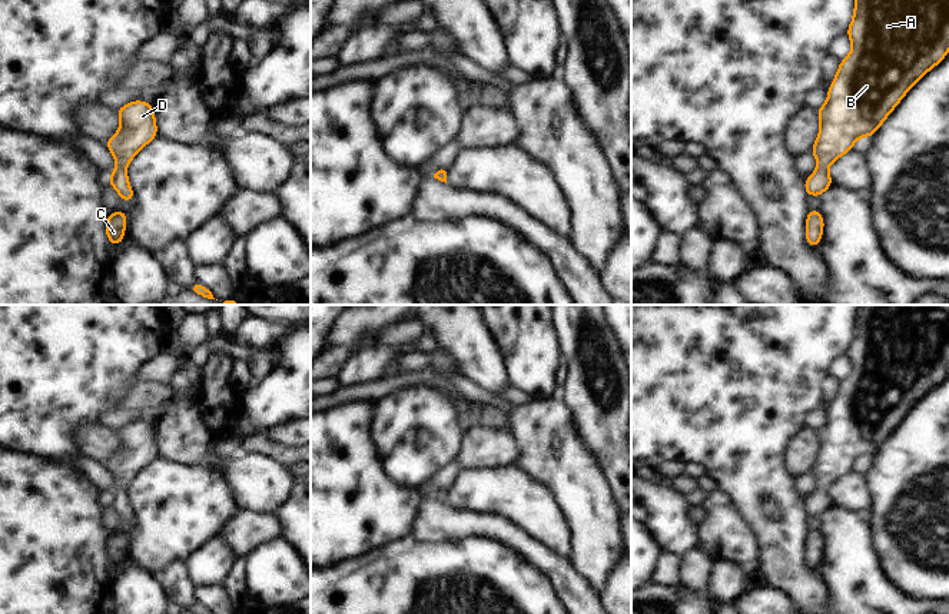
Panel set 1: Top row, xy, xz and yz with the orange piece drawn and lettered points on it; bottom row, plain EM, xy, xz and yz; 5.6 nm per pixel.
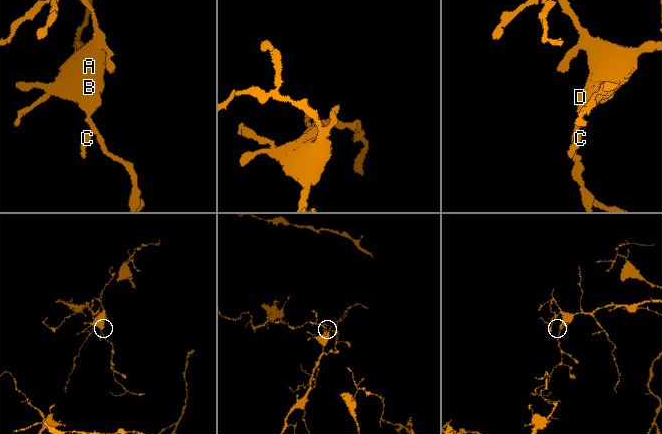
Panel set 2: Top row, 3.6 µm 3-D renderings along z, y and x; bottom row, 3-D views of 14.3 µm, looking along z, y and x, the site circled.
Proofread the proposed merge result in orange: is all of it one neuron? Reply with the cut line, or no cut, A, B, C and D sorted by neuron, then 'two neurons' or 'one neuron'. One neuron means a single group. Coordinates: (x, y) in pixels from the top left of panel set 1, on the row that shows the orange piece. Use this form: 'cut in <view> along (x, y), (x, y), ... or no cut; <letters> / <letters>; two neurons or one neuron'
no cut; A B C D; one neuron

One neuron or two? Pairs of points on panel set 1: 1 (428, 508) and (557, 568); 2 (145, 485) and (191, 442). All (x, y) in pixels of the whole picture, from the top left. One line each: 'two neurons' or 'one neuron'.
1: one neuron
2: two neurons

